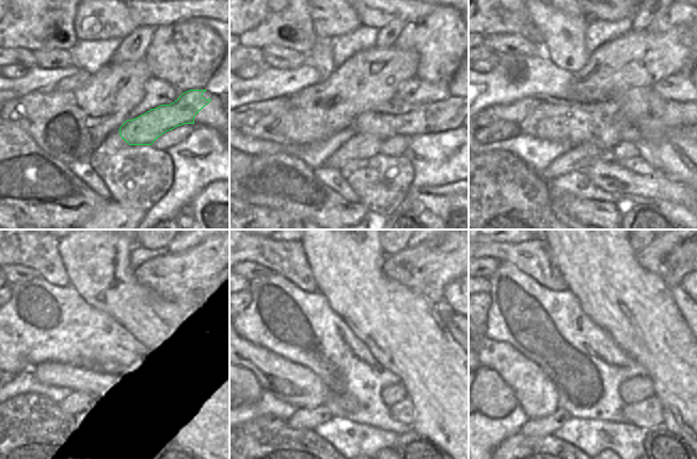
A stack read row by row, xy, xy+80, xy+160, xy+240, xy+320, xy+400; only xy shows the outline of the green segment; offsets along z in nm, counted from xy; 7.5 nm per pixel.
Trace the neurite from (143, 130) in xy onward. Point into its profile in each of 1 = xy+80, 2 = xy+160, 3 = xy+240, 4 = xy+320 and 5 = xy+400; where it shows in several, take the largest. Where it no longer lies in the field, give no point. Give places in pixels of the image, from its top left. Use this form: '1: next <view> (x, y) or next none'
1: next xy+80 (361, 146)
2: next xy+160 (580, 157)
3: next xy+240 (74, 408)
4: next xy+320 (303, 417)
5: next xy+400 (548, 425)

